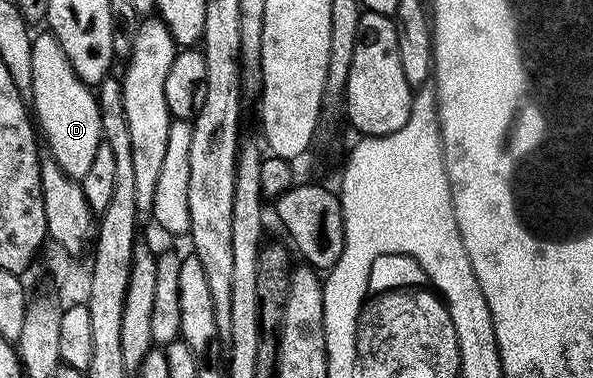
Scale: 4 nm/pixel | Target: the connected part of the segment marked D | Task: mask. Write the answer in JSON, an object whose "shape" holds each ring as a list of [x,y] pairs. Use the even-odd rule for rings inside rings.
{"shape":[[[42,31],[41,34],[32,38],[28,46],[29,52],[29,77],[33,80],[33,101],[31,97],[31,113],[35,118],[36,128],[40,136],[49,144],[48,151],[51,157],[61,166],[62,171],[68,173],[74,179],[85,177],[91,167],[91,159],[95,157],[95,151],[103,143],[101,123],[103,114],[97,106],[97,101],[93,98],[94,90],[88,85],[84,85],[77,77],[77,73],[69,65],[67,55],[59,47],[59,43],[53,38],[53,34]]]}

